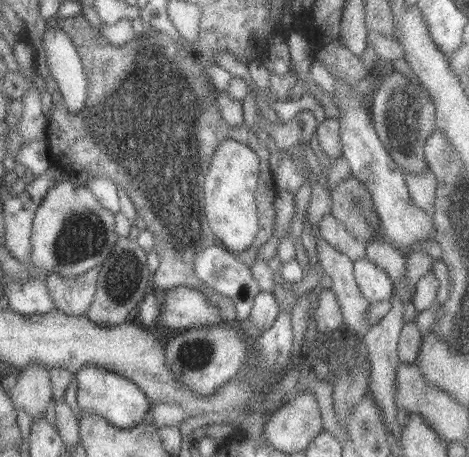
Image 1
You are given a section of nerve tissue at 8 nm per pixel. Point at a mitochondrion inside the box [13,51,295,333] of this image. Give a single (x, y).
(84, 238)

